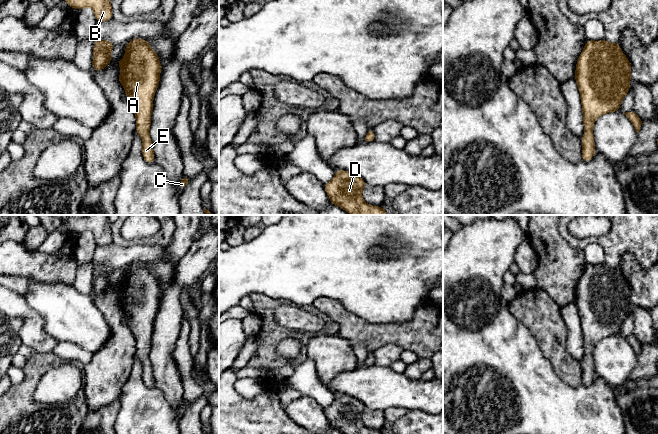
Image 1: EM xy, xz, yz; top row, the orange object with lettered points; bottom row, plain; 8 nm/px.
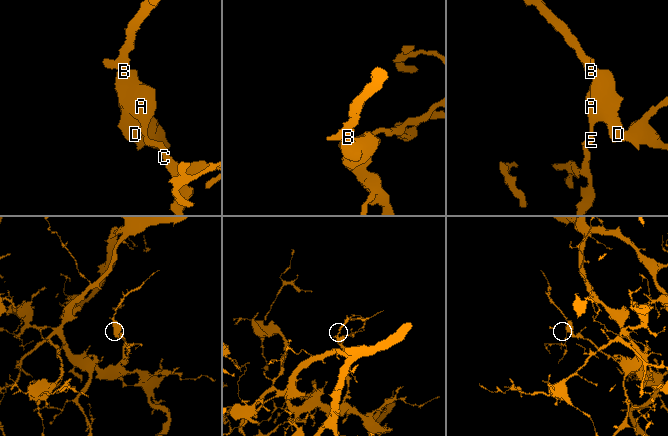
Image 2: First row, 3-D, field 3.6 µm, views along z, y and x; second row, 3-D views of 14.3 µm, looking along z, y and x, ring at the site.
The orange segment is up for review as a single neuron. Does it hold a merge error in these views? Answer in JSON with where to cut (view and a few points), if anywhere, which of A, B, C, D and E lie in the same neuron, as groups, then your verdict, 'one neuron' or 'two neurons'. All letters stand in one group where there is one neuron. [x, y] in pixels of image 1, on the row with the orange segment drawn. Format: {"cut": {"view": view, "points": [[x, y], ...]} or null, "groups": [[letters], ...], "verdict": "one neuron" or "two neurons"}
{"cut": null, "groups": [["A", "B", "C", "D", "E"]], "verdict": "one neuron"}

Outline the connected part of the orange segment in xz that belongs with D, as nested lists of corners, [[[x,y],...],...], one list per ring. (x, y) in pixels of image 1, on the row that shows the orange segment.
[[[336,170],[331,181],[324,184],[331,204],[339,206],[351,215],[388,215],[383,207],[367,204],[362,198],[364,179],[344,170]]]

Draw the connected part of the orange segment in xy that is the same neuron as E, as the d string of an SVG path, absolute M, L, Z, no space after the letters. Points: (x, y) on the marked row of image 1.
M135 38L127 43L125 56L118 60L121 74L119 82L125 89L127 100L136 116L136 132L143 140L142 155L146 162L155 163L152 141L149 135L151 114L153 110L153 97L160 81L161 63L157 53L150 47L147 40Z

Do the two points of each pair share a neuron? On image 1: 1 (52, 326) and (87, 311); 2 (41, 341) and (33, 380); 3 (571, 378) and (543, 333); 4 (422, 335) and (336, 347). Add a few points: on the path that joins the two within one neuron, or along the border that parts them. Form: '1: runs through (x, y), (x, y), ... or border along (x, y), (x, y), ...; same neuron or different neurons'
1: runs through (61, 320), (68, 316), (78, 316); same neuron
2: border along (34, 351), (52, 352); different neurons
3: runs through (566, 367), (553, 344); same neuron
4: border along (337, 334), (344, 337), (352, 346); different neurons

